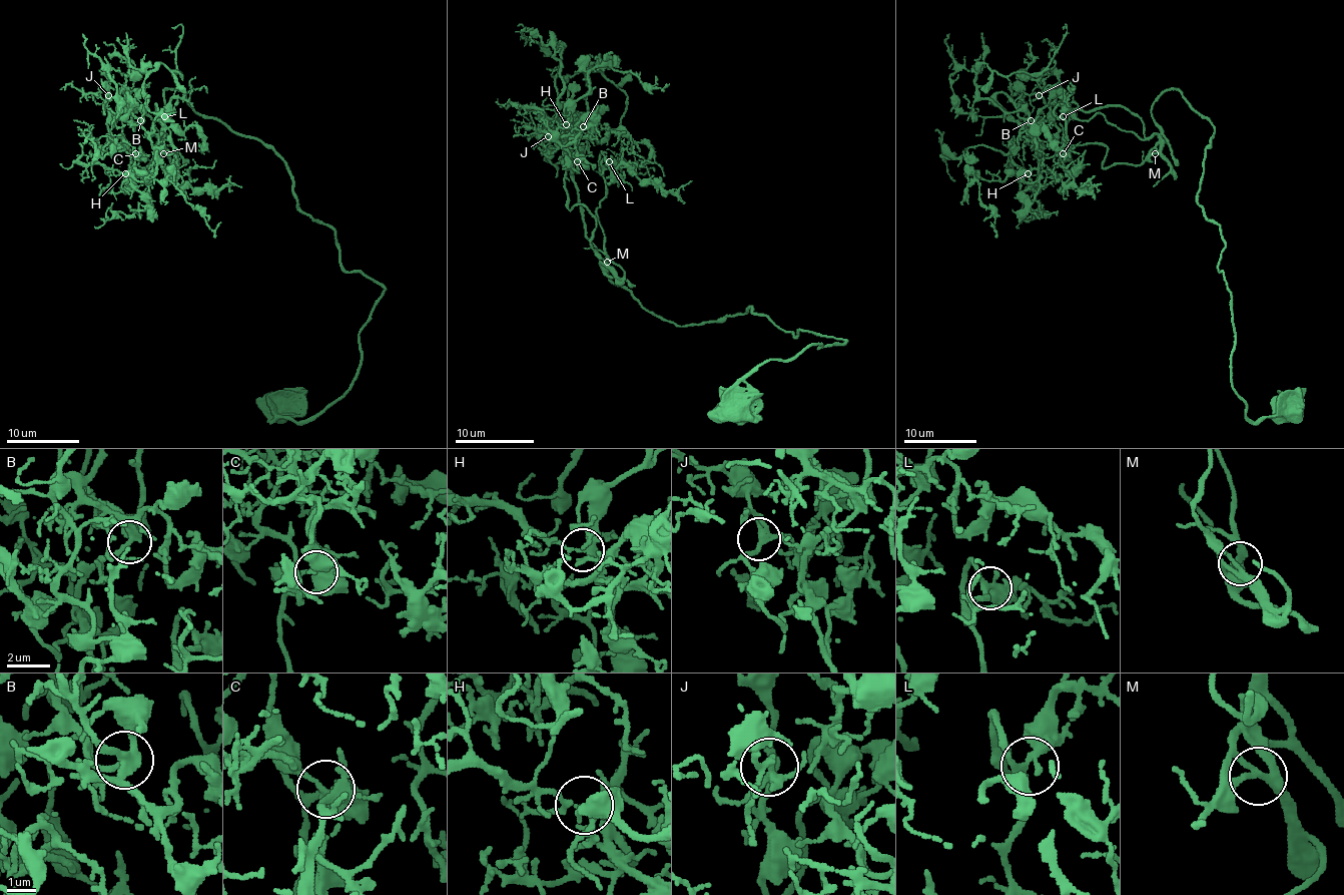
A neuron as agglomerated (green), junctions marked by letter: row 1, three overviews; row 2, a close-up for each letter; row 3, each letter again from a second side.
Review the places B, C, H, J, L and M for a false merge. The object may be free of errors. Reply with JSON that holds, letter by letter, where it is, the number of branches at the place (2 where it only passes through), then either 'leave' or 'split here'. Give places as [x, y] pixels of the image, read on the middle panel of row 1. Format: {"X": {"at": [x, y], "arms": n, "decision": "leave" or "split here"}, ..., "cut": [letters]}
{"B": {"at": [583, 126], "arms": 4, "decision": "leave"}, "C": {"at": [577, 161], "arms": 5, "decision": "leave"}, "H": {"at": [566, 124], "arms": 5, "decision": "leave"}, "J": {"at": [548, 136], "arms": 4, "decision": "leave"}, "L": {"at": [609, 161], "arms": 3, "decision": "leave"}, "M": {"at": [607, 262], "arms": 4, "decision": "leave"}, "cut": []}

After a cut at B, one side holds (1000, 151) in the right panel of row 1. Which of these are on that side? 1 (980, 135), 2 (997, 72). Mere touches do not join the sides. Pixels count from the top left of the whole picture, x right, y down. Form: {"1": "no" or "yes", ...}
{"1": "no", "2": "no"}

